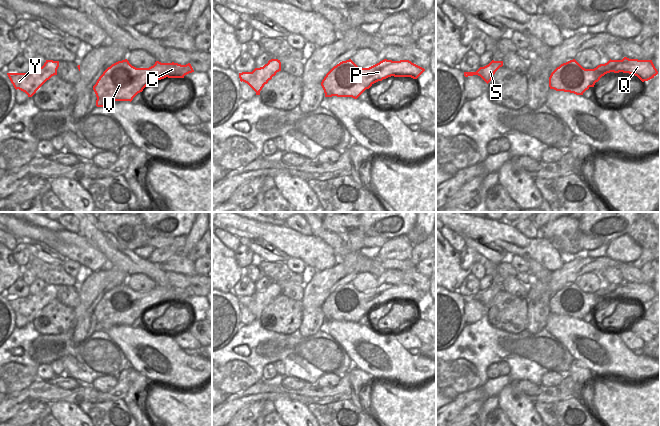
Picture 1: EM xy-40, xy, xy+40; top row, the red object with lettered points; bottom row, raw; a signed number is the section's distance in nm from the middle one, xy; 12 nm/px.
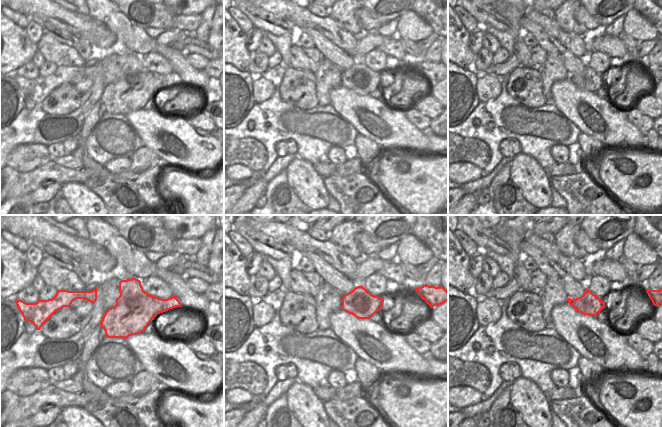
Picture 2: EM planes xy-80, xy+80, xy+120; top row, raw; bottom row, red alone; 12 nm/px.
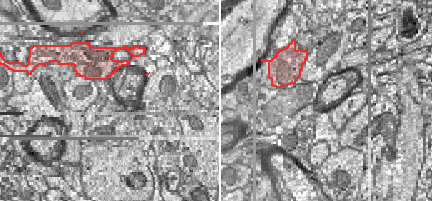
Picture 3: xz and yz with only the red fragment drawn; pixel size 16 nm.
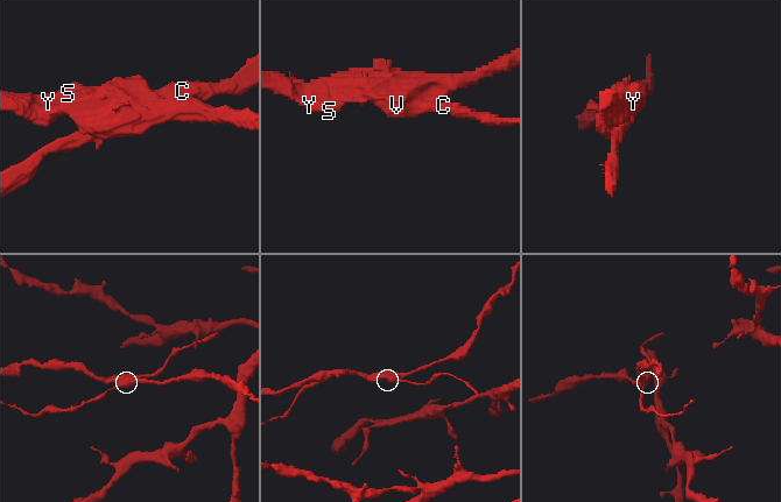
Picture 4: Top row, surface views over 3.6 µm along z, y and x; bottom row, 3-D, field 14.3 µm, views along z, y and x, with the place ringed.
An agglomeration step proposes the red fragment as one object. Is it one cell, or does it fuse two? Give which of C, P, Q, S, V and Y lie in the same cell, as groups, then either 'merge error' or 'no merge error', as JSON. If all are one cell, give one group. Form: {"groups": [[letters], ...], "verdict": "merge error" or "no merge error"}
{"groups": [["C", "P", "Q"], ["S", "V", "Y"]], "verdict": "merge error"}

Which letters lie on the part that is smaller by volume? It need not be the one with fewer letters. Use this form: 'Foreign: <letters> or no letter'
Foreign: C, P, Q.

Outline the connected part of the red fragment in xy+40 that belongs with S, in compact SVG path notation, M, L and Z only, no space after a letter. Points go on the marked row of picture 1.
M492 60L488 65L480 67L476 72L464 72L464 76L480 76L487 84L492 80L492 76L495 72L503 66L503 61Z

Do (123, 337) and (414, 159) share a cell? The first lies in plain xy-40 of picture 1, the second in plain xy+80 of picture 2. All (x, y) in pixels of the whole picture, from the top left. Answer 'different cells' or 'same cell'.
different cells

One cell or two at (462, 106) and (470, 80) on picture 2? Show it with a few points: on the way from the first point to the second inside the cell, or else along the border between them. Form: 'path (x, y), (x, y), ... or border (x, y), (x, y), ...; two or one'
path (462, 100), (462, 88), (464, 86); one

